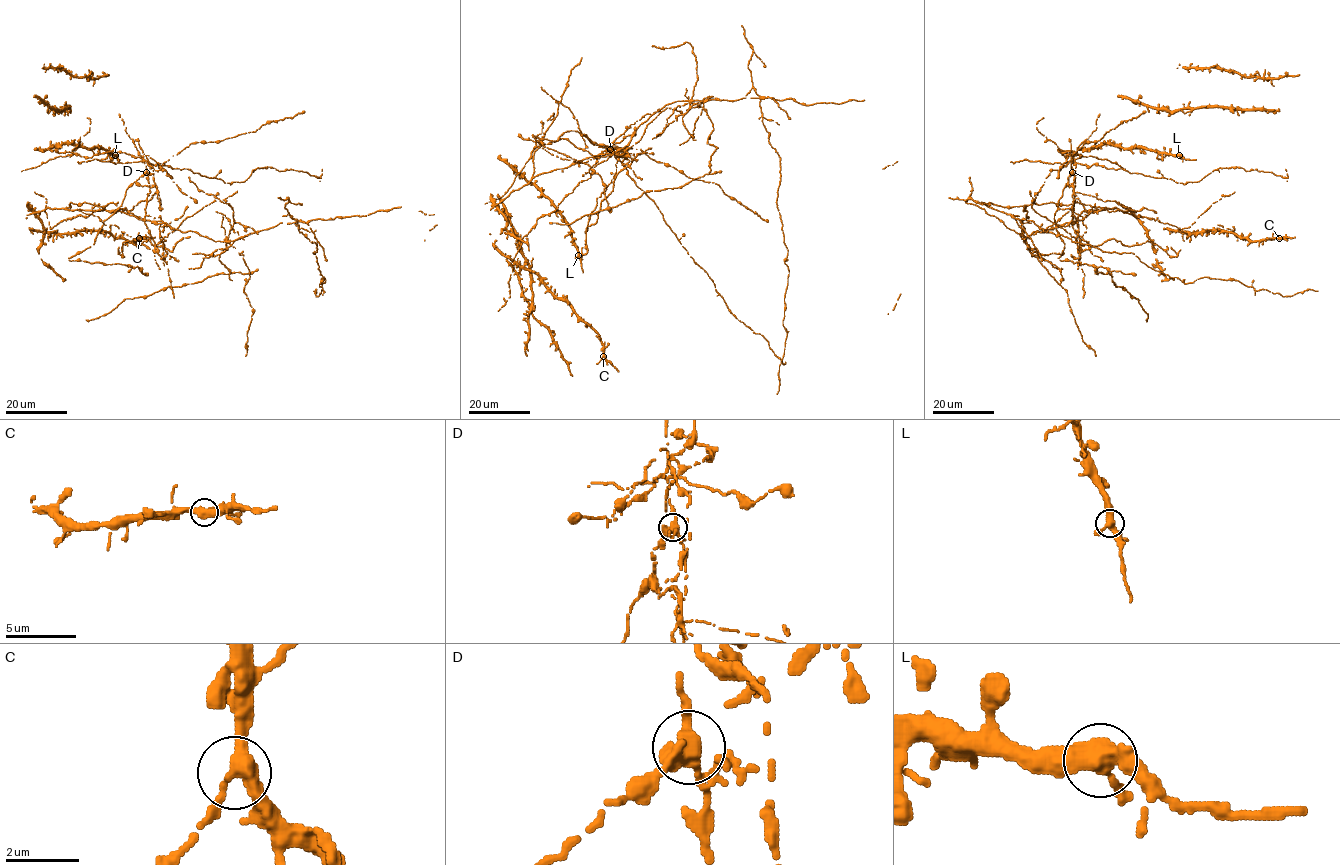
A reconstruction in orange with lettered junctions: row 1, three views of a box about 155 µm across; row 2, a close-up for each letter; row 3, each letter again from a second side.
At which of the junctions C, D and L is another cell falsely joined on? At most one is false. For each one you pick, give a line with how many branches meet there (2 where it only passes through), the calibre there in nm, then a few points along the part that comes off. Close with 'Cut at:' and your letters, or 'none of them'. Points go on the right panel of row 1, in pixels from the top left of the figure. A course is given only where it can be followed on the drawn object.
D: branches 3; calibre 400 nm
Cut at: D

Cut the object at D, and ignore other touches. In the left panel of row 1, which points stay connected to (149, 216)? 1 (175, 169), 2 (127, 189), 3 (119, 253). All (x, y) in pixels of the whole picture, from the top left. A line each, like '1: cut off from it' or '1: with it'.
1: with it
2: cut off from it
3: with it

